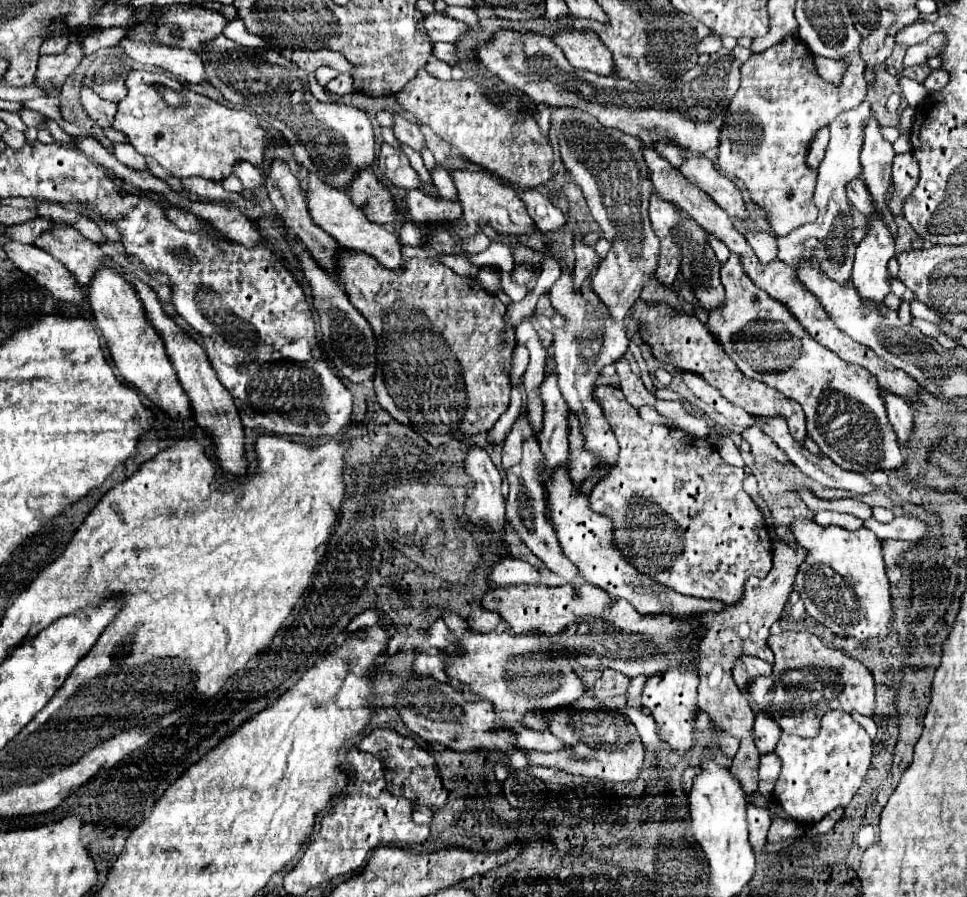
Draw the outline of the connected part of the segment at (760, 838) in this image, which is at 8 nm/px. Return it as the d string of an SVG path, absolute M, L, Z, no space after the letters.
M747 803L747 822L749 822L749 842L753 848L761 848L767 842L767 830L771 824L771 816L767 810Z

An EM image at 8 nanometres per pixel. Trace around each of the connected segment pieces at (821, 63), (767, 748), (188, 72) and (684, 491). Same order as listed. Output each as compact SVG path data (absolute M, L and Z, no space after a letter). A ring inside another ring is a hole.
M813 56L813 60L815 60L815 68L817 68L819 76L825 82L835 84L835 86L841 84L841 78L847 70L847 62L835 62L835 60L829 60L825 56Z
M757 712L755 714L755 728L753 728L753 738L755 738L755 746L759 748L761 754L769 754L775 750L777 742L781 736L781 728L779 724L765 712Z
M123 38L117 46L123 48L135 62L167 70L181 83L209 84L203 60L193 50L161 46L159 42L133 42L129 38Z
M597 386L595 396L605 408L605 416L619 440L621 452L617 466L595 486L589 502L595 512L605 514L615 522L615 542L621 552L641 574L673 588L675 592L719 600L723 604L737 604L741 600L745 580L749 576L767 576L773 558L773 542L763 514L743 490L743 480L751 474L751 470L723 462L717 448L705 438L695 438L679 428L645 422L639 416L639 410L631 406L623 392L615 386ZM687 458L691 458L691 470L687 470ZM640 502L629 520L632 506Z

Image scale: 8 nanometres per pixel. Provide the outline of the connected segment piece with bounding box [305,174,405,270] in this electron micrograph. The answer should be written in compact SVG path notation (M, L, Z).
M309 174L307 180L307 204L309 204L309 214L317 226L321 226L327 234L331 234L341 248L351 250L351 252L363 252L379 260L385 268L389 270L405 270L405 260L403 260L403 250L395 234L385 230L385 226L369 222L363 214L361 208L353 206L349 194L329 188L325 182L317 178L317 174Z

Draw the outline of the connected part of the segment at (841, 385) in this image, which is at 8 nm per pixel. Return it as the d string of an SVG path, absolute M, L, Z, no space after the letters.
M809 342L809 354L805 352L799 356L799 366L785 366L785 370L757 370L757 366L749 366L749 362L745 362L745 354L741 354L741 350L737 350L737 354L733 354L733 350L727 352L735 356L733 360L745 376L769 384L803 406L807 416L807 434L839 468L851 472L893 472L905 464L893 426L889 426L887 420L877 378L873 378L865 368L843 362L837 354L817 342Z

